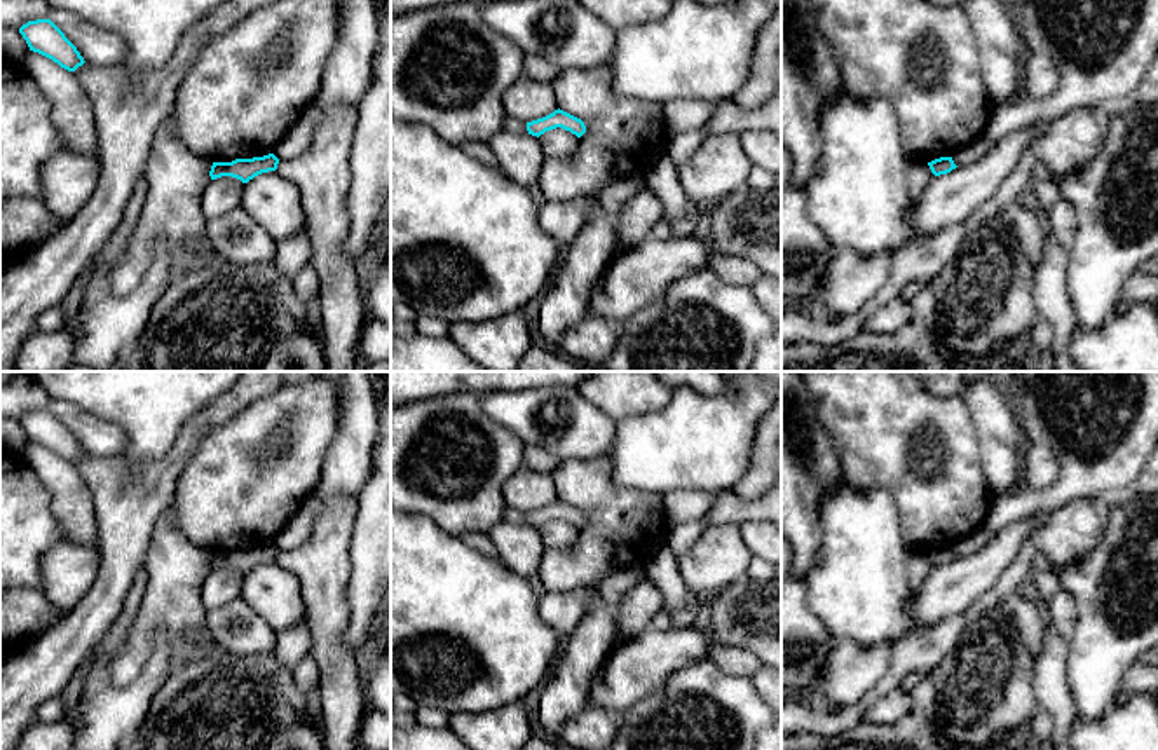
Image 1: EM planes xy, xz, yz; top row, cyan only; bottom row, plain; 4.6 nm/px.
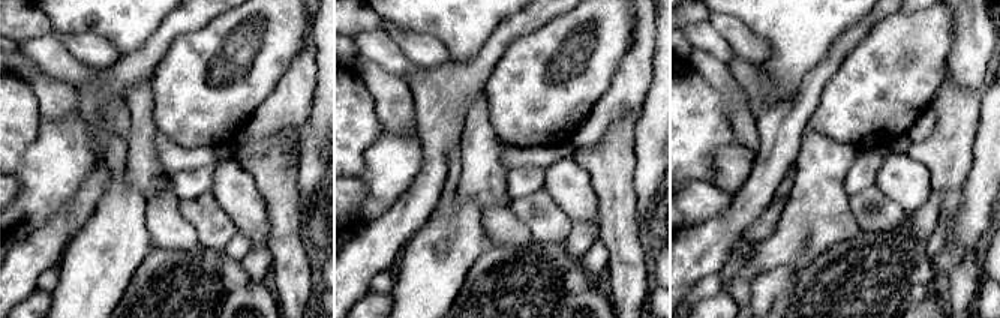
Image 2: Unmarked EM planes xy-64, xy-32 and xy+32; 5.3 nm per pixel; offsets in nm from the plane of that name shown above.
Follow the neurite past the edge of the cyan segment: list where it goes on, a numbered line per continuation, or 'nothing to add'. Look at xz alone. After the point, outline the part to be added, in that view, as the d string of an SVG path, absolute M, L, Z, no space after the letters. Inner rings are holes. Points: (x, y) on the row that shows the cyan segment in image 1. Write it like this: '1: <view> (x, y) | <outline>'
nothing to add

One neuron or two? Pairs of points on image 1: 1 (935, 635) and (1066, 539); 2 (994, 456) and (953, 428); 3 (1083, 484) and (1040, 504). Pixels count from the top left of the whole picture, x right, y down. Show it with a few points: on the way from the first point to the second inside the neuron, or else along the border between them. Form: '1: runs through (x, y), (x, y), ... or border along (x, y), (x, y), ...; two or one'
1: border along (1042, 529), (1038, 550); two
2: border along (967, 407), (975, 428), (979, 464), (986, 485); two
3: runs through (1073, 484), (1050, 499); one

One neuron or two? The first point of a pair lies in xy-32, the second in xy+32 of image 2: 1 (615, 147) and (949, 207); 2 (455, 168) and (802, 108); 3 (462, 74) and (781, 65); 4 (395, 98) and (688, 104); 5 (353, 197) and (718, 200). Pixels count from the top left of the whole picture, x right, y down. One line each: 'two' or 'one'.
1: one
2: two
3: two
4: two
5: one

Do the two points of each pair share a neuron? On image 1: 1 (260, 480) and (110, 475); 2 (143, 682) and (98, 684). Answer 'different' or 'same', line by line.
1: different
2: same

